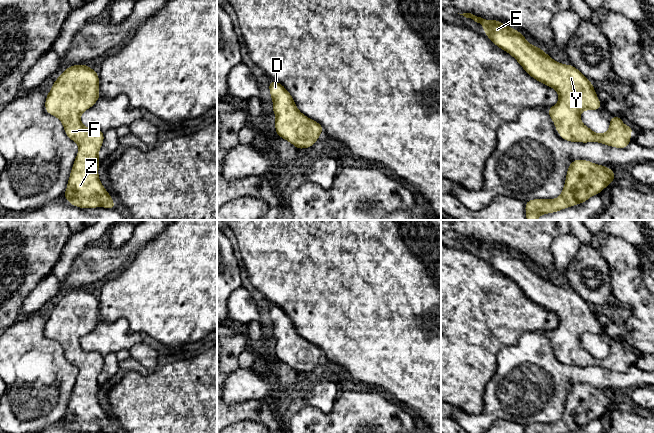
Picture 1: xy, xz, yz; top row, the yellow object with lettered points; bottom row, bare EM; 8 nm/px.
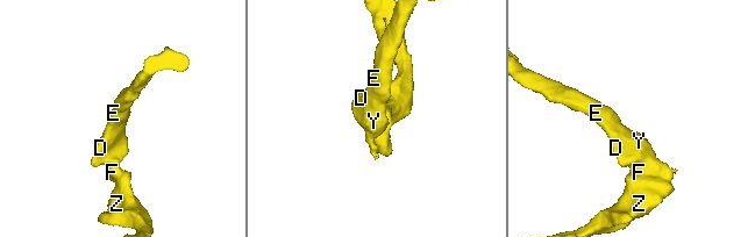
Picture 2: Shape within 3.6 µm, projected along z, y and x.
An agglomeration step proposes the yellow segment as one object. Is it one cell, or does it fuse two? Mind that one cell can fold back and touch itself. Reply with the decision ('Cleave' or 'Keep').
Keep

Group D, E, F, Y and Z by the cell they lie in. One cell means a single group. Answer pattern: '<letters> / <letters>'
D E F Y Z

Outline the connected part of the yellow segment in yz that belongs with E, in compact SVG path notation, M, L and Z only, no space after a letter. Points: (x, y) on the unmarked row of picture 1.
M471 237L460 239L482 248L484 257L496 270L513 280L533 303L558 316L558 327L546 336L563 364L599 366L620 373L628 370L635 352L626 351L621 341L612 339L609 354L604 358L593 356L580 345L583 334L599 334L602 328L592 306L572 288L564 289L554 285L542 273L528 267L524 258L497 244L485 244Z

